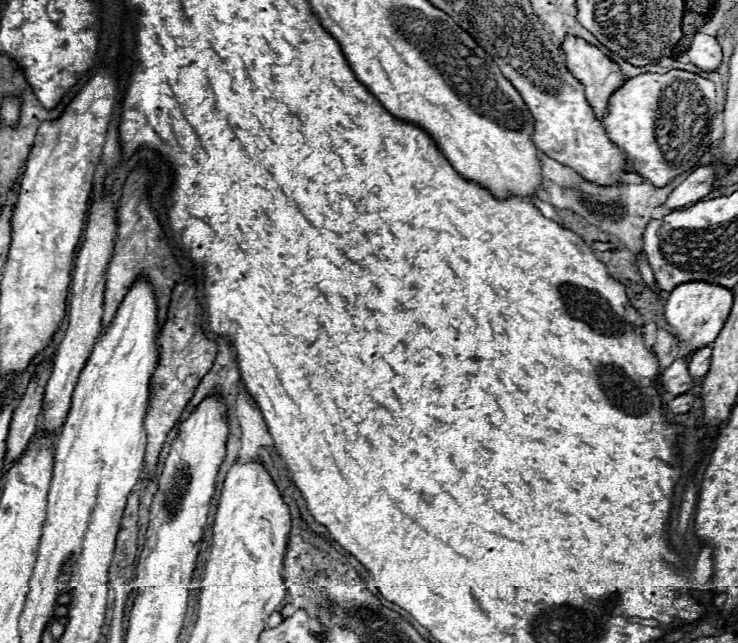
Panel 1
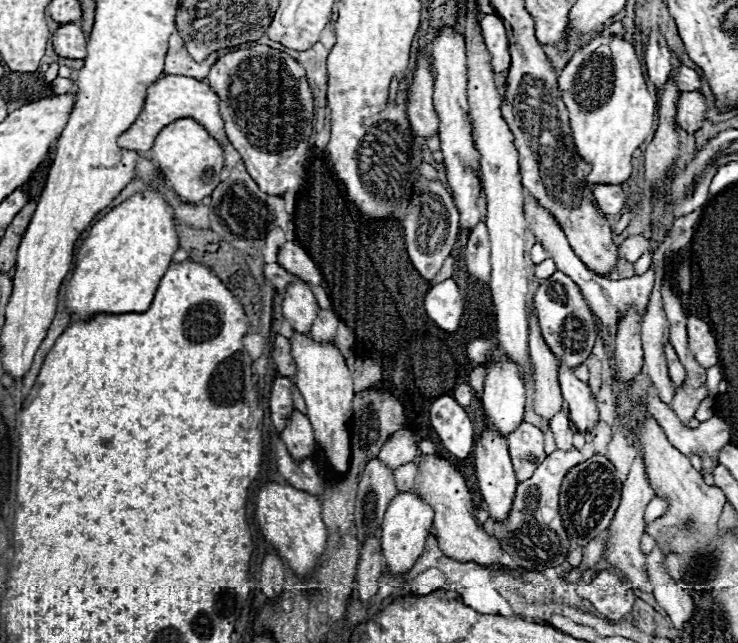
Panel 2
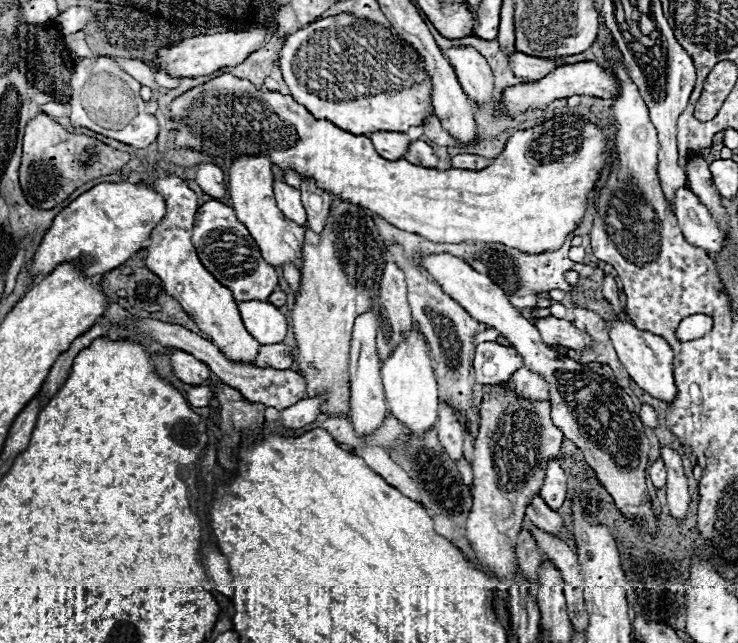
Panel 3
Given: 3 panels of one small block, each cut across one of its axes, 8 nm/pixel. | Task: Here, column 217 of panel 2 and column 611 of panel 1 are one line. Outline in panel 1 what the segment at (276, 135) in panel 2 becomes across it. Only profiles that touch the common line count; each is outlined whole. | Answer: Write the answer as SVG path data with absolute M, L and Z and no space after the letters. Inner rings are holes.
M566 38L562 52L566 54L568 70L574 74L574 78L580 80L586 92L586 100L590 102L594 114L602 120L610 94L626 78L606 54L602 54L596 46L584 42L582 38Z

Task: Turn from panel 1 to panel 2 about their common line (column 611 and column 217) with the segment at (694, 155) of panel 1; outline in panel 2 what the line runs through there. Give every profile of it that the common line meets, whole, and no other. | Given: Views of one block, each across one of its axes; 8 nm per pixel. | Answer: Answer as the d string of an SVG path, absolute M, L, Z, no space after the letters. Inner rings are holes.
M162 76L158 82L146 88L146 100L144 100L142 112L138 114L130 130L126 130L126 134L120 136L118 146L122 146L124 150L146 152L154 146L154 138L160 134L160 130L178 118L198 120L220 144L228 144L228 138L224 134L224 122L218 112L218 102L220 102L218 96L202 80L196 80L190 76Z

